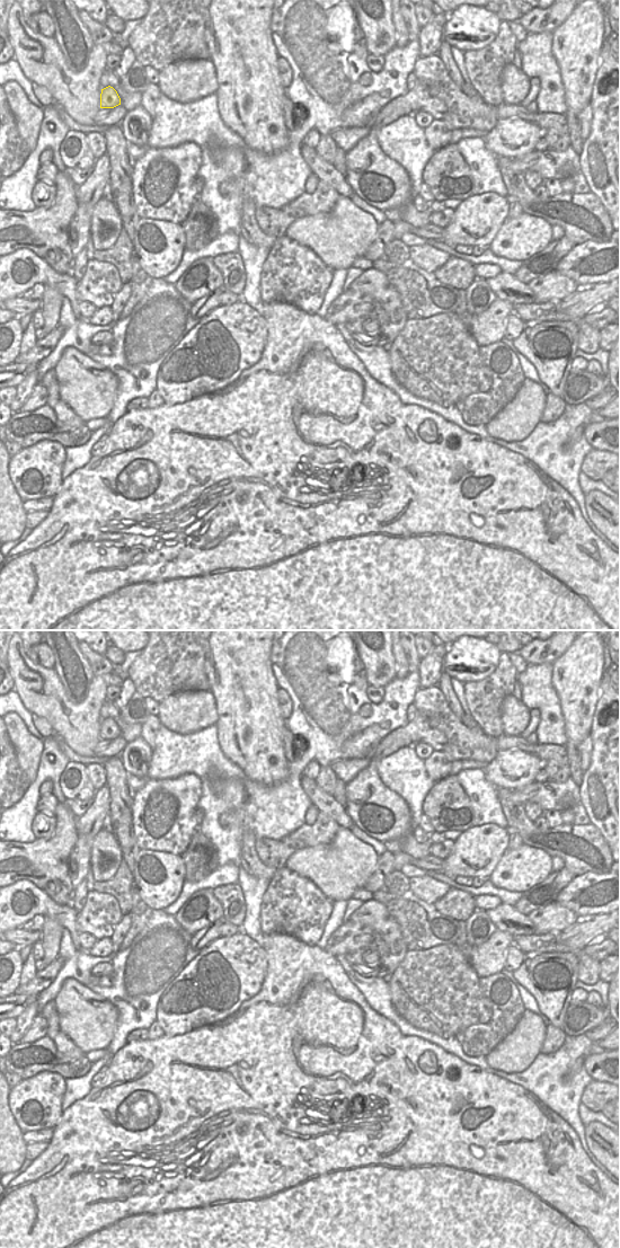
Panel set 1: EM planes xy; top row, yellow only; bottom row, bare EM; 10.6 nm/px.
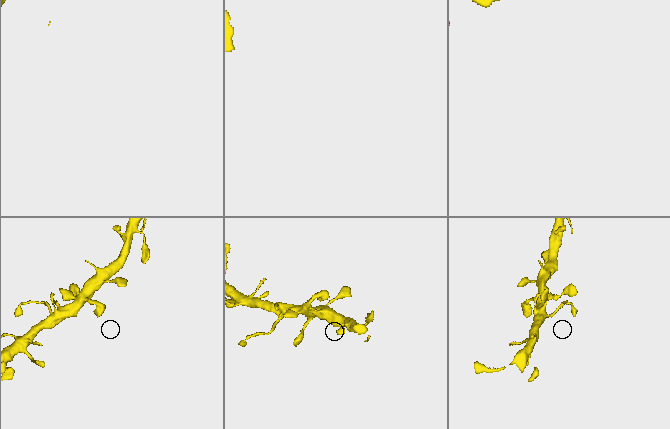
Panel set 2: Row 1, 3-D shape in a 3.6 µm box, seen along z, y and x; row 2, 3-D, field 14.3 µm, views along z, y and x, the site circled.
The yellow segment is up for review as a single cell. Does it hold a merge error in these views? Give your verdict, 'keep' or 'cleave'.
keep

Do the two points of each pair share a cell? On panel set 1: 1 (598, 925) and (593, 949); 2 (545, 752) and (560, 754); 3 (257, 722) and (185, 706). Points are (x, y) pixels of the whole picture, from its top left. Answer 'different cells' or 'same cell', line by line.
1: different cells
2: same cell
3: different cells

